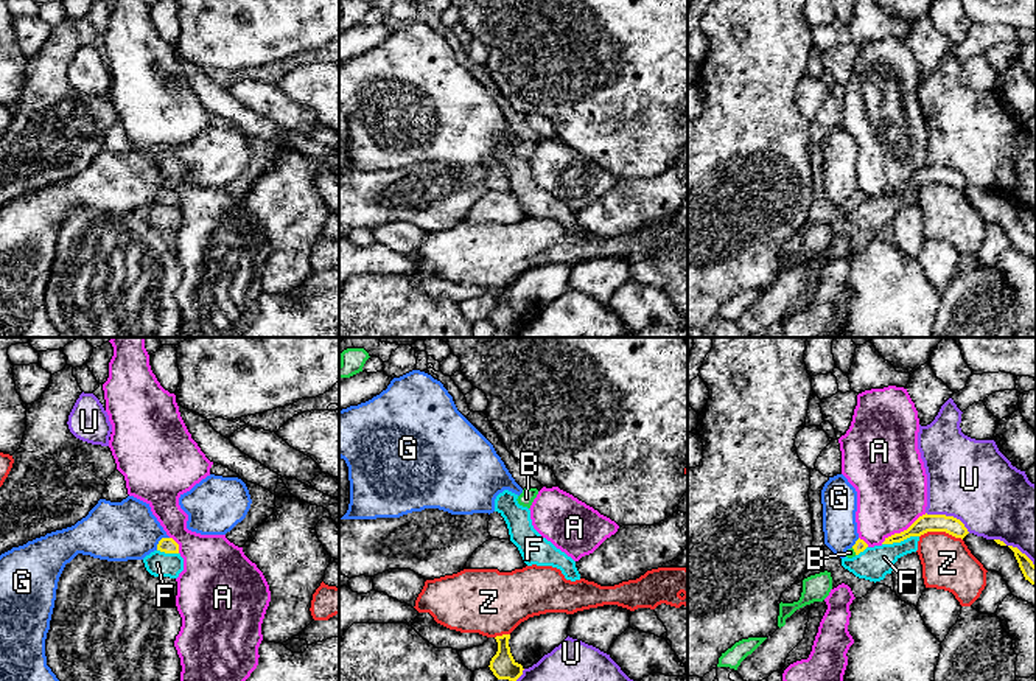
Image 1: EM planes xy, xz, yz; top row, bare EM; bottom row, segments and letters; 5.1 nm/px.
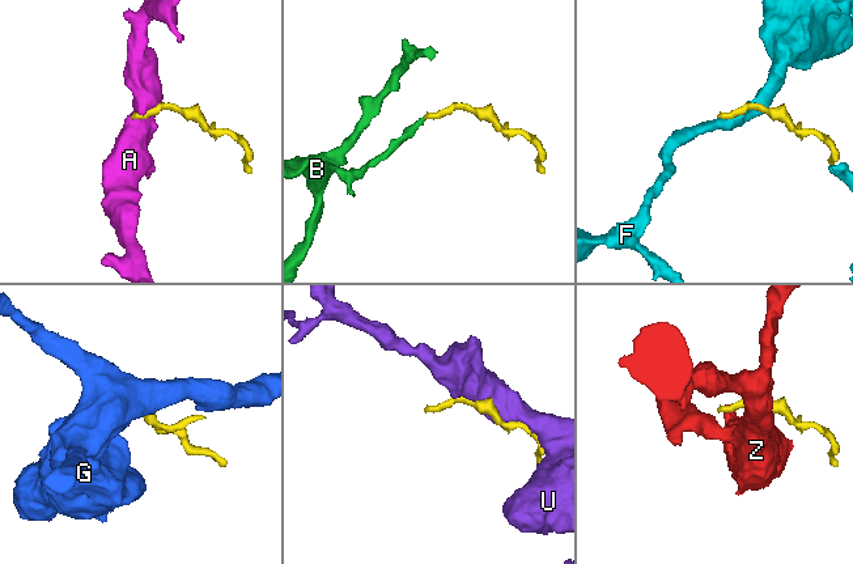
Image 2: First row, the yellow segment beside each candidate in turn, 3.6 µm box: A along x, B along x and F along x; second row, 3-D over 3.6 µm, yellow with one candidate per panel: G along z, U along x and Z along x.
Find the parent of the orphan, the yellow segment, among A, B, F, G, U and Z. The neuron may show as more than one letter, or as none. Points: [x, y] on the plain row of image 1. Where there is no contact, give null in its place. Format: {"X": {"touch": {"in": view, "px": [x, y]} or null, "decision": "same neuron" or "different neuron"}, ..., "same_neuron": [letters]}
{"A": {"touch": {"in": "yz", "px": [904, 182]}, "decision": "different neuron"}, "B": {"touch": {"in": "yz", "px": [854, 202]}, "decision": "same neuron"}, "F": {"touch": {"in": "yz", "px": [899, 193]}, "decision": "different neuron"}, "G": {"touch": {"in": "xy", "px": [159, 193]}, "decision": "different neuron"}, "U": {"touch": {"in": "yz", "px": [949, 168]}, "decision": "different neuron"}, "Z": {"touch": {"in": "yz", "px": [941, 182]}, "decision": "different neuron"}, "same_neuron": ["B"]}

